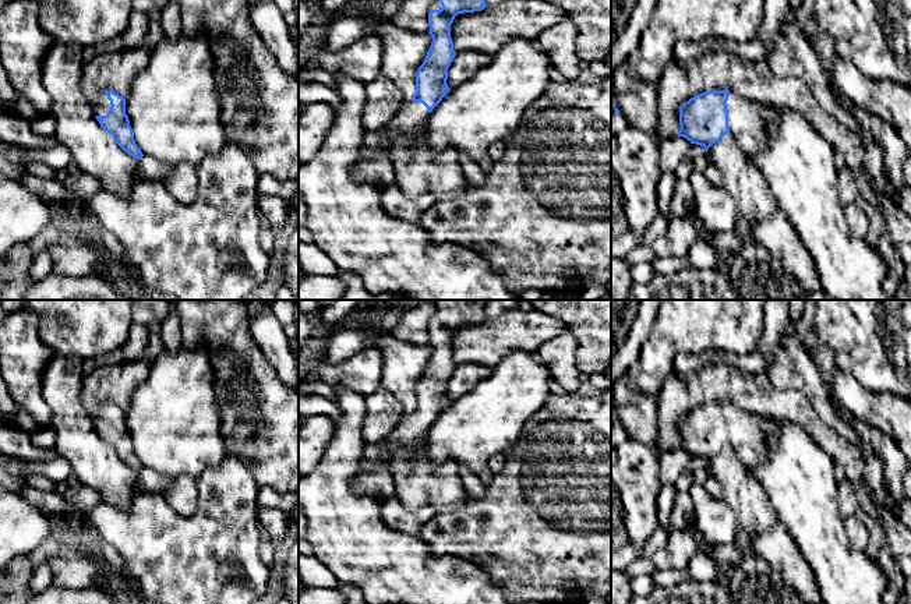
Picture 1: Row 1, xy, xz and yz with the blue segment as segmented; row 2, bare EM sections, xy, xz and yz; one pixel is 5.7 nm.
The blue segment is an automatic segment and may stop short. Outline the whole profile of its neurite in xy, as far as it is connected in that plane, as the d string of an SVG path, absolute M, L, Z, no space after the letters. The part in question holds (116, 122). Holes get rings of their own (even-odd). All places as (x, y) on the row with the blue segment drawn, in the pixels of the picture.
M106 91L93 102L93 110L100 127L113 135L116 144L130 156L140 160L144 155L135 144L134 133L126 114L126 99L114 91Z

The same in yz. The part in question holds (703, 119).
M706 91L691 98L679 107L678 137L686 138L691 144L707 149L731 133L749 153L765 148L771 141L770 128L781 116L783 107L758 103L752 99L742 99L730 91Z

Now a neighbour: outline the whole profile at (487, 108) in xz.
M518 36L506 42L490 64L459 86L451 88L427 117L430 145L435 151L455 148L479 162L497 141L505 141L520 124L522 116L543 96L550 81L551 59L537 42Z

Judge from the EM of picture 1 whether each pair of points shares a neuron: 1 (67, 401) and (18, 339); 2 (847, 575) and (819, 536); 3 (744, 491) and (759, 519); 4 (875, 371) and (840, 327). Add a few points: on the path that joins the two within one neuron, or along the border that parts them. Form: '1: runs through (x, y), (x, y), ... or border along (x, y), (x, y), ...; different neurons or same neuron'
1: border along (55, 353), (42, 375), (42, 398), (45, 402); different neurons
2: runs through (837, 565), (830, 558), (825, 546); same neuron
3: runs through (747, 498), (754, 512); same neuron
4: runs through (867, 360), (851, 338); same neuron

